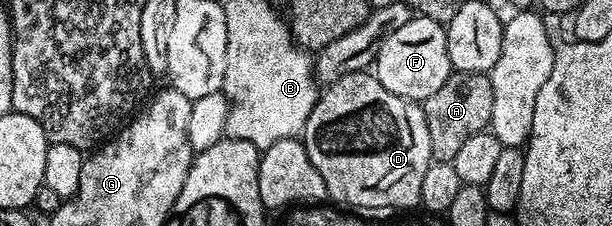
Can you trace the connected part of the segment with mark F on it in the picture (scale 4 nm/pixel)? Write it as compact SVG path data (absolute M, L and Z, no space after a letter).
M412 16L409 24L401 24L401 28L391 31L378 43L373 73L378 82L393 92L393 96L422 104L453 73L444 23Z

